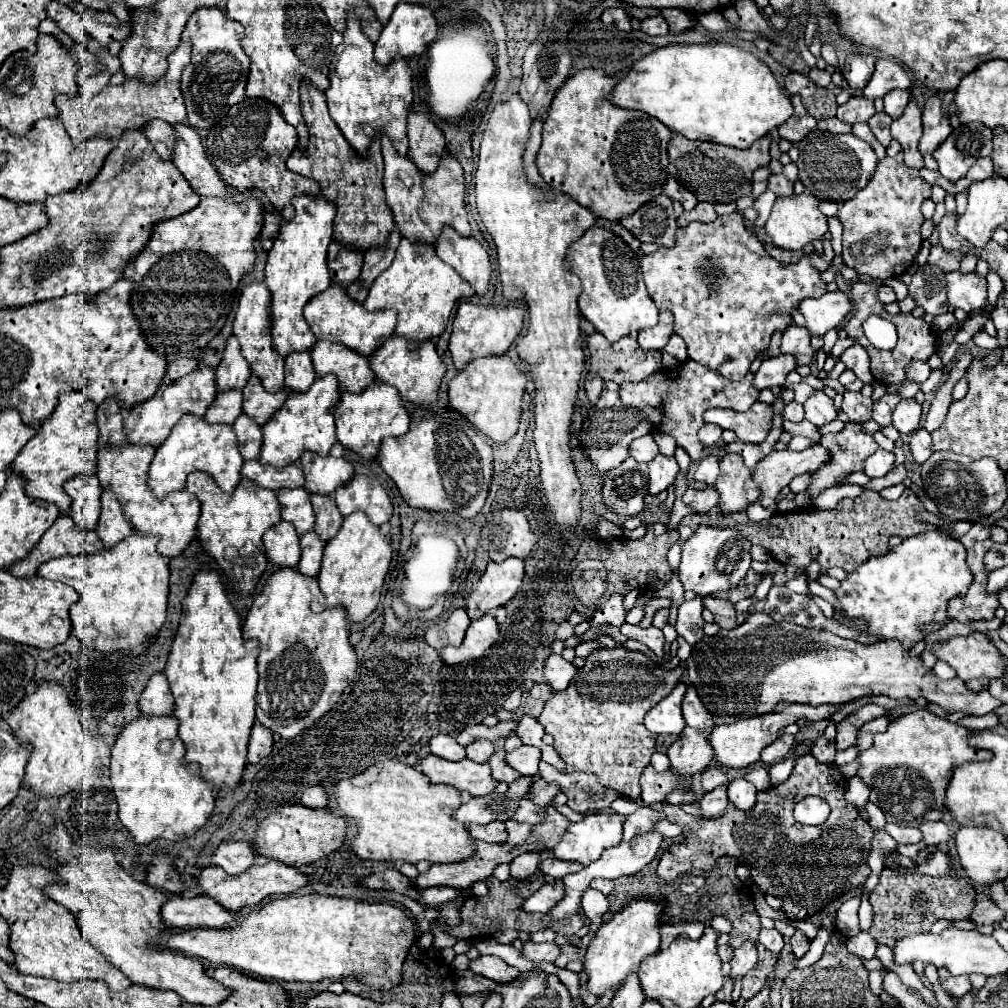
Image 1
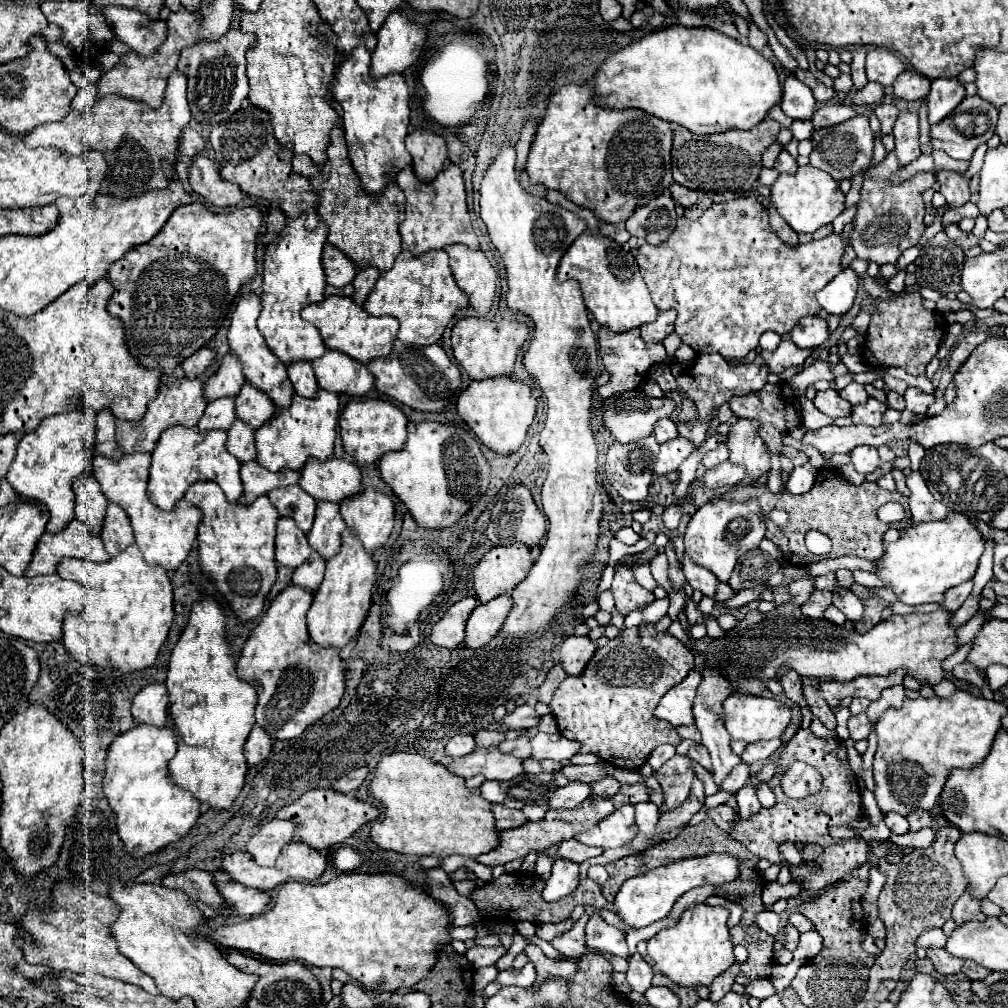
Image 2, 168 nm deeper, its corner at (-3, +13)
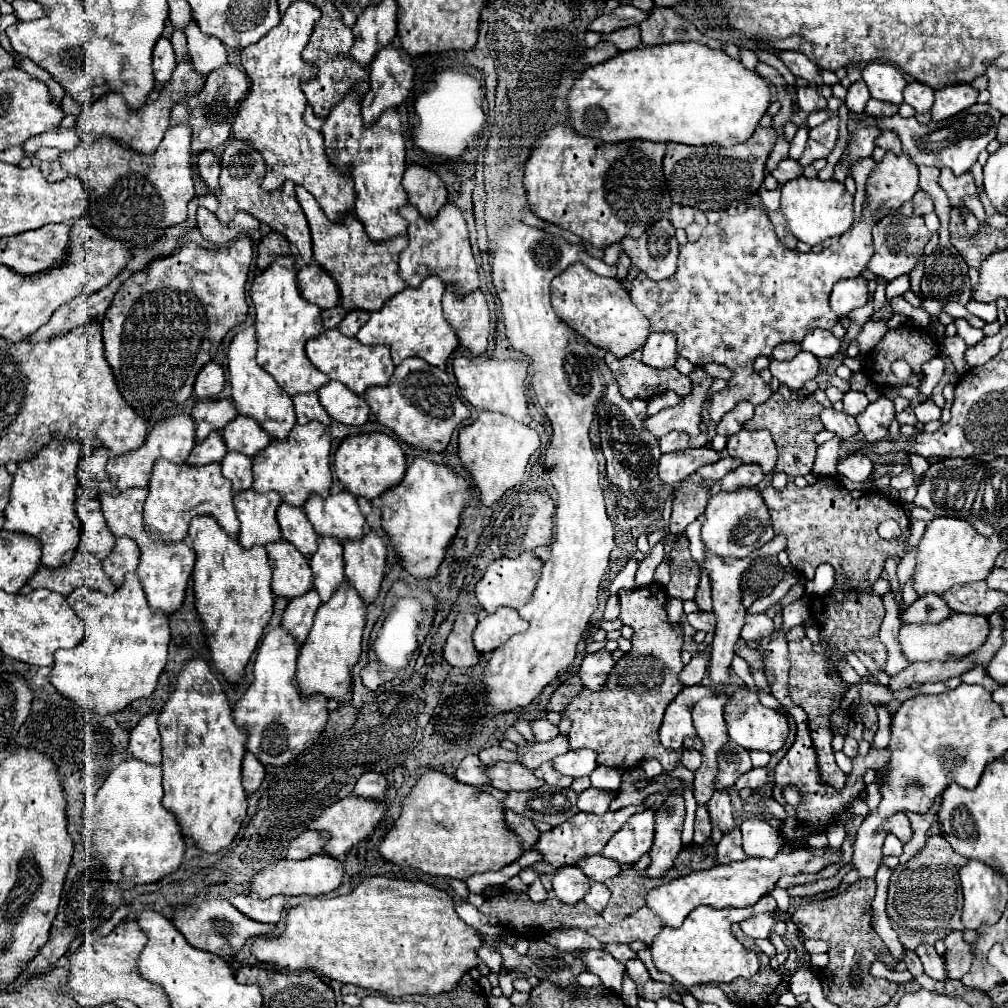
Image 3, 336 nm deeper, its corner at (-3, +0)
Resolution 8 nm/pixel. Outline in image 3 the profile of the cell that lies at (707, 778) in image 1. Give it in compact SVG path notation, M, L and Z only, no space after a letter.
M682 749L682 757L680 757L680 761L682 761L682 765L684 765L686 769L696 771L696 769L700 767L702 755L700 755L700 751L696 751L696 749Z

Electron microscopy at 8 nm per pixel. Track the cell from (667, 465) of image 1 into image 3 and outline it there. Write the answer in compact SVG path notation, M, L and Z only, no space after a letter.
M700 447L700 449L686 449L680 453L668 453L660 457L658 463L658 475L664 483L678 485L692 473L696 473L698 467L716 463L722 455L714 451L712 447Z

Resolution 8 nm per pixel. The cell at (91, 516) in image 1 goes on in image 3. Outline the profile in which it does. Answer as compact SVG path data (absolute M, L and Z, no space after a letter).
M78 499L75 502L75 511L82 519L82 535L80 535L80 553L94 555L98 561L104 561L114 545L116 537L112 537L98 499Z

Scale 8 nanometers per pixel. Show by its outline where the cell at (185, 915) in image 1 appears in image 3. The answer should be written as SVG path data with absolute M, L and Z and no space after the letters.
M236 895L230 899L230 903L242 911L244 915L248 915L254 921L262 921L262 923L278 923L282 917L282 911L288 907L286 897L276 895L272 899L258 899L252 895Z

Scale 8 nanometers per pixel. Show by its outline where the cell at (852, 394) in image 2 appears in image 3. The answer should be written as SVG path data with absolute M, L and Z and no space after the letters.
M848 391L846 395L844 395L844 411L848 413L848 415L858 415L858 413L862 413L864 409L866 409L866 405L868 405L870 401L866 399L866 395L862 393L862 391Z

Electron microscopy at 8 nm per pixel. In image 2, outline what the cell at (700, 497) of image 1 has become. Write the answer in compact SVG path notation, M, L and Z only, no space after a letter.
M722 462L710 470L706 470L706 476L702 478L702 482L708 488L722 488L722 486L736 486L744 480L744 468Z

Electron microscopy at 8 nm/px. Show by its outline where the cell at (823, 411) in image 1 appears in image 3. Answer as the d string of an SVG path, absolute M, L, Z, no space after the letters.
M824 409L820 415L824 427L832 433L836 433L842 439L850 439L858 433L858 423L852 415L844 413L844 411L836 411L836 409Z

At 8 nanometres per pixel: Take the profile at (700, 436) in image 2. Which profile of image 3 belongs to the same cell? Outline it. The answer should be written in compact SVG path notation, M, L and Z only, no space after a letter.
M886 153L880 163L872 169L866 179L866 199L860 221L856 221L834 245L822 249L820 253L800 253L798 249L788 249L772 229L766 211L754 207L734 217L722 217L718 223L708 225L698 241L686 243L680 247L678 271L664 281L652 281L638 273L632 281L630 297L634 305L648 317L650 331L670 331L678 339L678 355L688 359L692 365L700 367L706 363L718 363L732 371L732 379L728 387L714 394L710 399L710 419L718 423L728 411L736 407L740 401L750 401L760 405L770 399L772 389L762 377L754 371L754 359L760 355L770 357L772 349L780 343L802 343L808 331L816 327L832 329L840 319L830 309L830 291L832 285L862 275L870 257L872 257L872 227L878 221L878 209L898 209L904 201L910 201L918 191L918 167L908 161L902 153L896 157L894 153Z

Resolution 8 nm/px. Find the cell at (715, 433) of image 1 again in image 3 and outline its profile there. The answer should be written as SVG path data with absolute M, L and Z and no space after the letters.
M740 401L730 413L726 413L726 415L722 417L722 421L716 425L716 433L730 437L730 435L738 433L738 431L742 429L742 425L744 425L752 415L754 415L754 405L748 403L748 401Z

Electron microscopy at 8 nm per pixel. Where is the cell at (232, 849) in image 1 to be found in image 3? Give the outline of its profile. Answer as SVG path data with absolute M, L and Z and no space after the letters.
M304 831L302 835L292 839L292 845L288 847L286 857L294 859L294 861L300 861L300 859L308 859L312 855L318 855L318 853L322 853L328 839L330 839L330 835L326 831L324 833L320 833L320 831Z

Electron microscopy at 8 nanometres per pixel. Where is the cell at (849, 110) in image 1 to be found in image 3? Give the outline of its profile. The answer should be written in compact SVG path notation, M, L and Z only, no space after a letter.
M870 99L868 105L866 105L866 113L870 117L886 117L886 115L896 115L898 113L898 107L892 105L892 103L886 103L886 101Z

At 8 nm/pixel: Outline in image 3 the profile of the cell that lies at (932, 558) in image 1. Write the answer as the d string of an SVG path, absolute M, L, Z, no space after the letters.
M936 517L928 523L920 543L918 543L918 557L916 557L916 571L914 571L914 589L918 595L936 593L950 589L956 583L974 583L986 579L994 561L1000 551L1006 549L1006 543L1000 535L982 537L968 521L954 519L954 517Z

